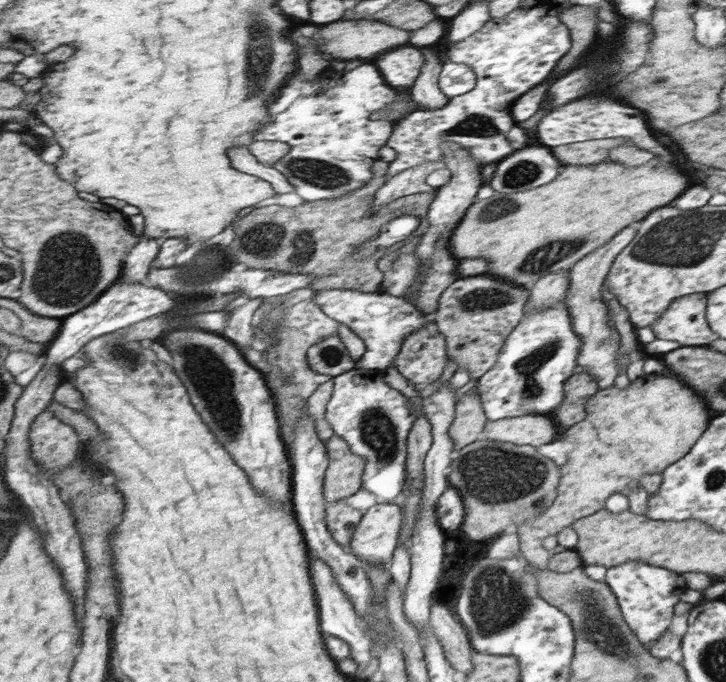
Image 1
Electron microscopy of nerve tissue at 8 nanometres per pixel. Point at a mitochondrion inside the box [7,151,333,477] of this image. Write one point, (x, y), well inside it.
(68, 268)

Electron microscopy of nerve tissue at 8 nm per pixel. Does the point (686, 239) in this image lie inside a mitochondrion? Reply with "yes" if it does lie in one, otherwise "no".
yes

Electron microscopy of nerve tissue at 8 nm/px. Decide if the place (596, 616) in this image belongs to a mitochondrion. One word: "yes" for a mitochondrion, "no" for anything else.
yes

